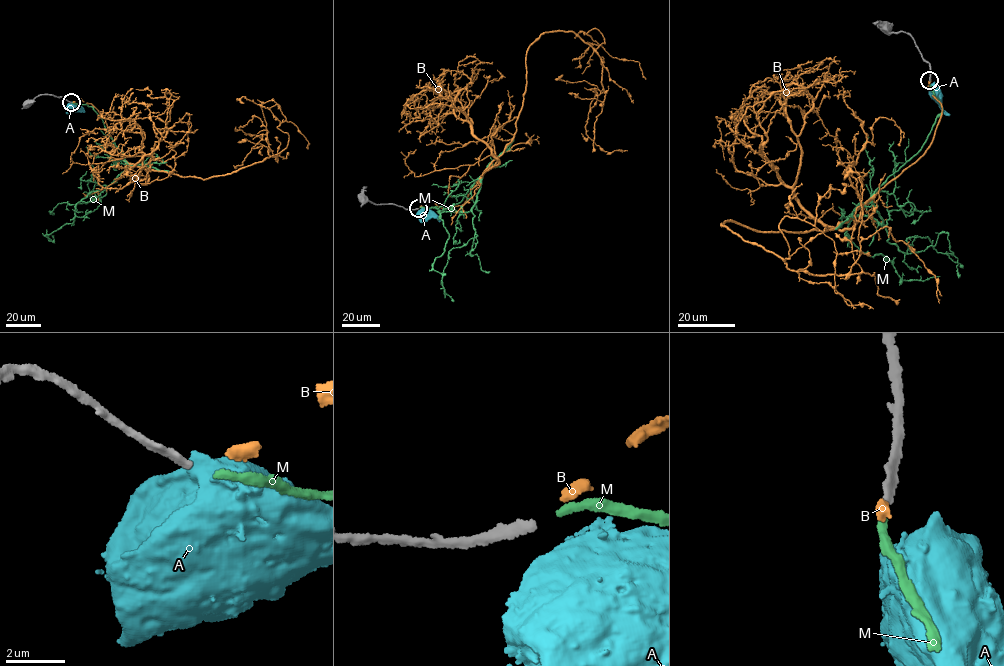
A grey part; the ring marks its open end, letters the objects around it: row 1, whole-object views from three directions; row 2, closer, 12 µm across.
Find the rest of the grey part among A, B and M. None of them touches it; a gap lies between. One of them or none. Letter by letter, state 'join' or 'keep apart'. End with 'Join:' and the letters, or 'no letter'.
A: keep apart
B: keep apart
M: join
Join: M

